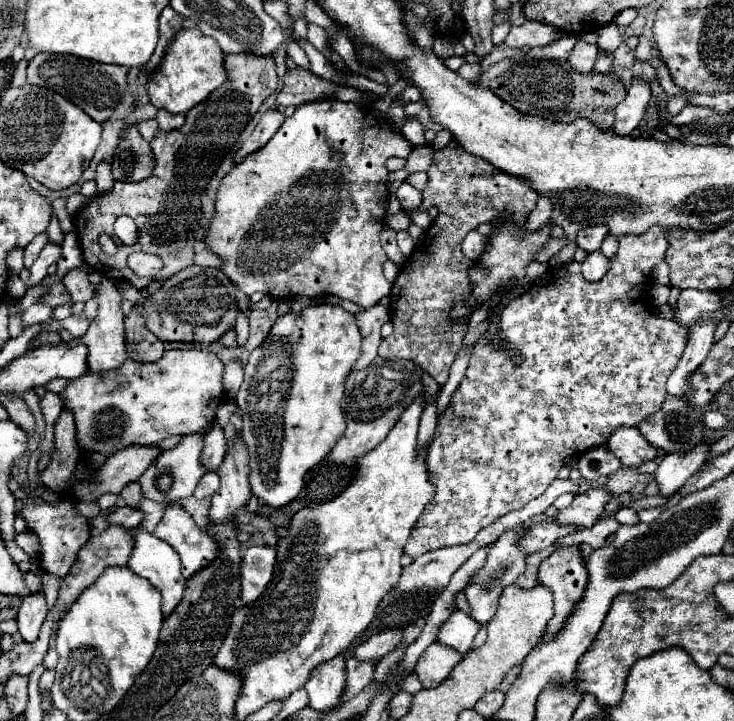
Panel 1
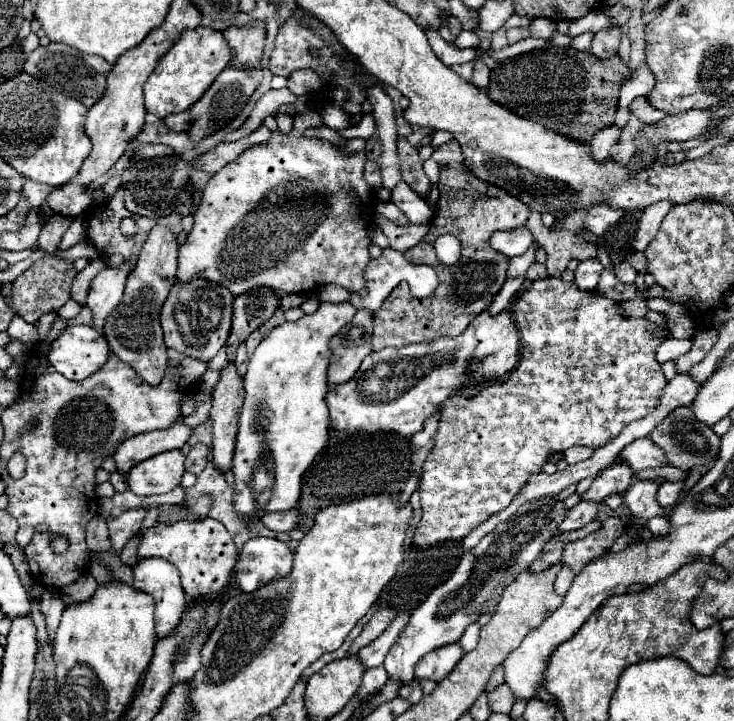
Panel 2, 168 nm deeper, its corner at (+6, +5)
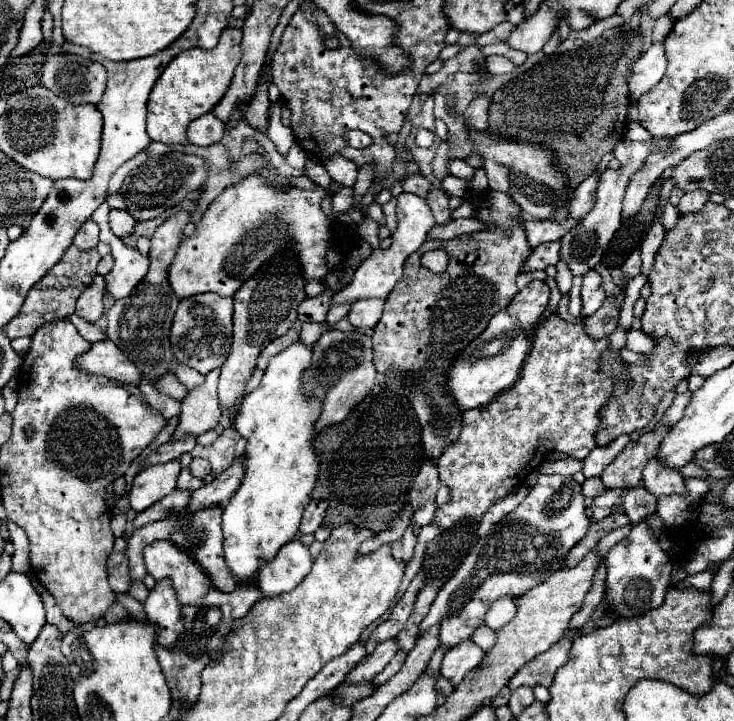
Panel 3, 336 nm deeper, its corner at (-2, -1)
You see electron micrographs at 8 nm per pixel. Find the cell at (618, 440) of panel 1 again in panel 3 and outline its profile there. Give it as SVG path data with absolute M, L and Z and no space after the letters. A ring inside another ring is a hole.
M654 456L644 468L644 488L650 490L656 498L666 494L684 494L684 478L678 468L664 466L664 462Z

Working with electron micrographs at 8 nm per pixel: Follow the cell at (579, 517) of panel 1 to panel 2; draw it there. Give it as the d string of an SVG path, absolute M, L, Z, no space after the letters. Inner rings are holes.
M618 460L594 478L590 490L584 492L582 498L592 500L592 502L602 502L606 496L614 492L624 494L632 484L632 476L634 476L632 468L624 460Z

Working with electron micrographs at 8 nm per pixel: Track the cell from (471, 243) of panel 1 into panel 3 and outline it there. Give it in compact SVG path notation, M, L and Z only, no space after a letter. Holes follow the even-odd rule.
M566 218L564 222L556 222L556 220L534 220L529 221L522 219L528 244L530 248L538 248L544 242L552 242L552 240L560 240L574 224L578 224L572 218Z

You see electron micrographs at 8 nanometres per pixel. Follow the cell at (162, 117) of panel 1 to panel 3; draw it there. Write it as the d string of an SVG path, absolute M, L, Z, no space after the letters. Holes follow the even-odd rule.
M204 114L196 120L192 120L186 128L188 142L198 144L198 146L214 144L222 138L222 134L224 134L224 124L218 118L214 118L212 114Z

